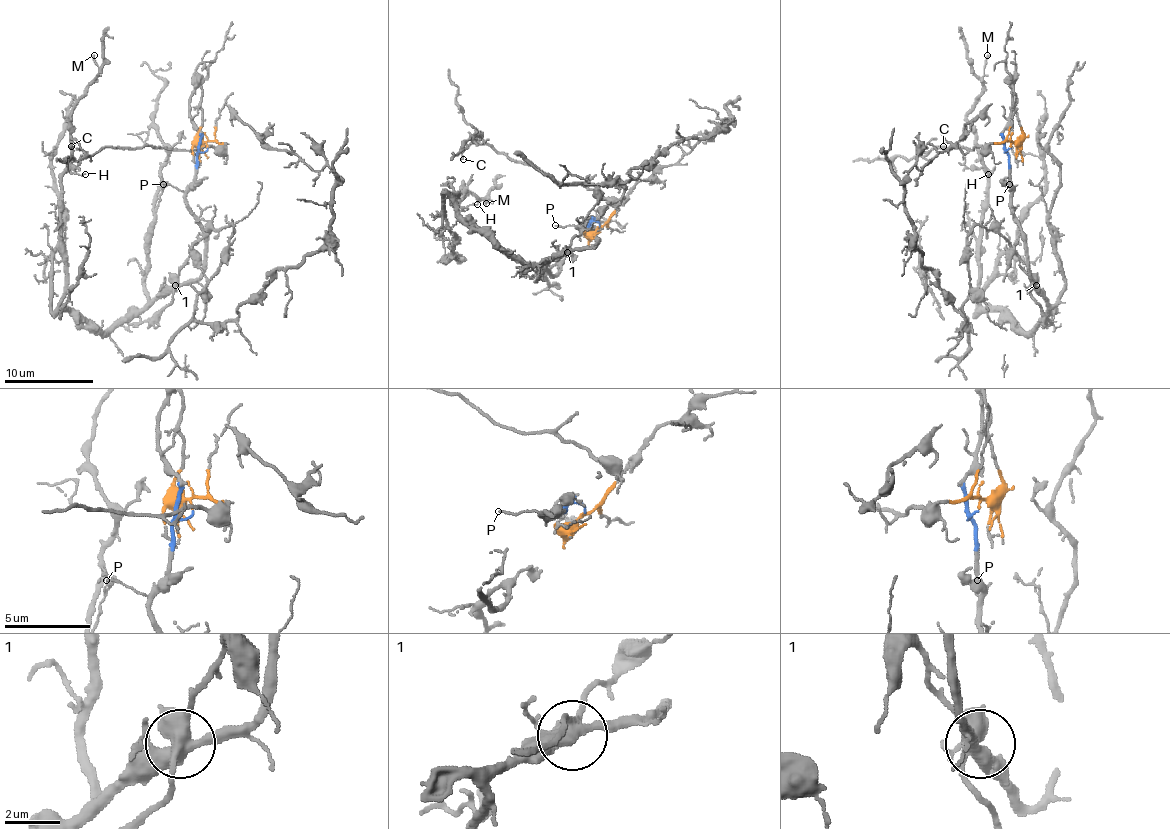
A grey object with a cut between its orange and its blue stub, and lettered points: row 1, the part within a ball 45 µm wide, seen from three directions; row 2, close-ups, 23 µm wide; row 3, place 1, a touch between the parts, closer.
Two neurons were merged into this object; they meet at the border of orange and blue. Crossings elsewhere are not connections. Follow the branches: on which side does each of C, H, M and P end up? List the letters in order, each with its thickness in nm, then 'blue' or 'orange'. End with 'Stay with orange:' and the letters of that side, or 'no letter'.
C: calibre 140 nm; orange
H: calibre 100 nm; blue
M: calibre 130 nm; blue
P: calibre 130 nm; blue
Stay with orange: C

